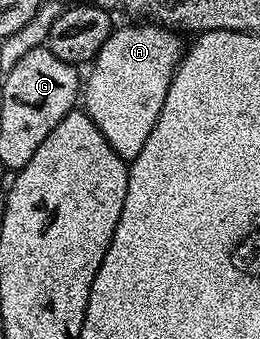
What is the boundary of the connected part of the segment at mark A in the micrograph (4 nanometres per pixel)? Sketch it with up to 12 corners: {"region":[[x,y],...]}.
{"region":[[163,24],[112,29],[82,109],[137,157],[185,53]]}

